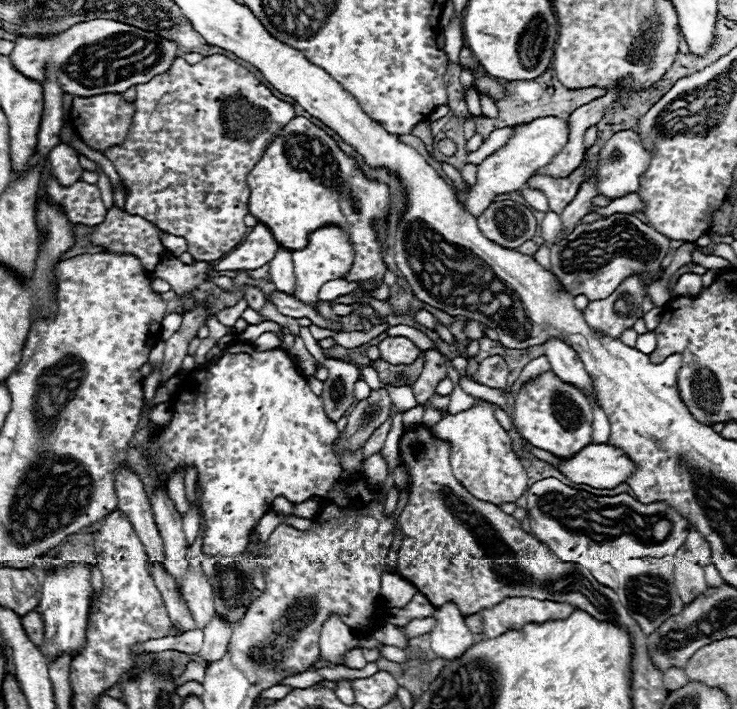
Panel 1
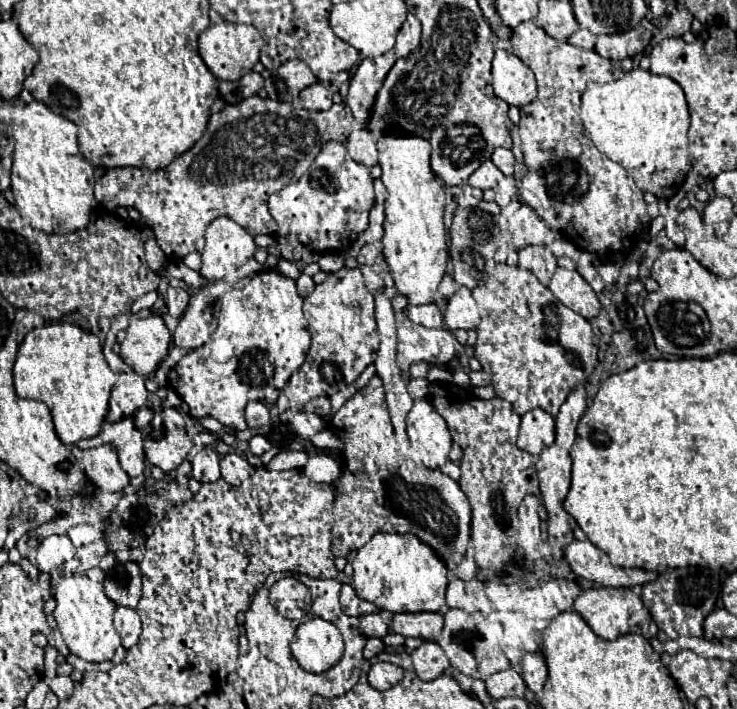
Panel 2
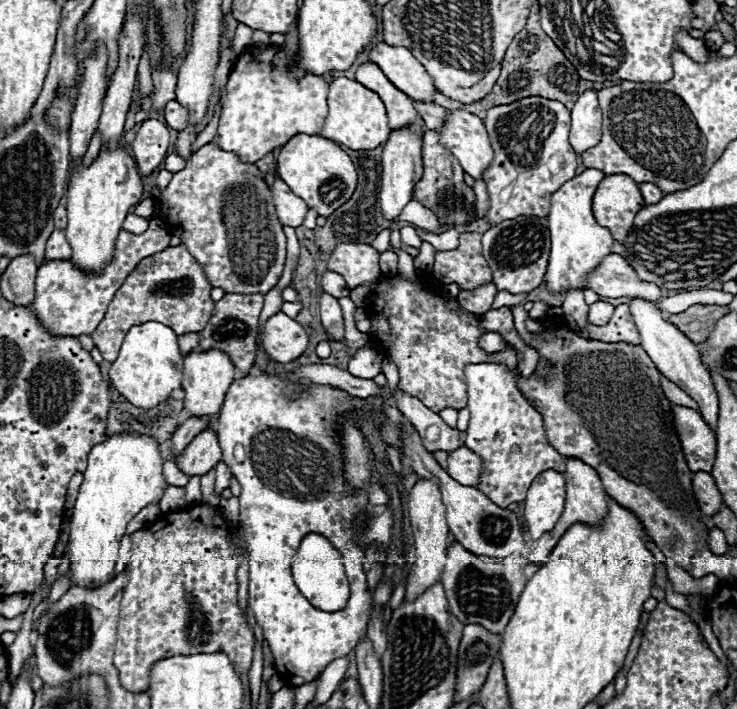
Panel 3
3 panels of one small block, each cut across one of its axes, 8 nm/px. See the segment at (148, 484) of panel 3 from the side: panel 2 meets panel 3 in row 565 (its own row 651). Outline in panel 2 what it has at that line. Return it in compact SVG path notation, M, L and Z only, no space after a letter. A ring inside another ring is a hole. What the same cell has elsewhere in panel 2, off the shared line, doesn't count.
M66 576L58 582L52 596L56 600L56 608L52 612L52 618L56 620L56 630L52 632L52 645L56 649L64 645L71 654L76 654L88 662L112 660L114 650L120 646L120 638L112 628L114 604L102 594L102 586L86 578Z

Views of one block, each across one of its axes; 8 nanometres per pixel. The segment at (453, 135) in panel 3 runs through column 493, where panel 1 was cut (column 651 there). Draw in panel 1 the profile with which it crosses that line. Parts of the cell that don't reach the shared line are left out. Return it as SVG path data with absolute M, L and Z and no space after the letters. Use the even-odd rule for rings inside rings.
M634 130L616 132L598 154L598 168L594 174L598 176L598 194L608 198L620 198L640 188L640 176L646 172L652 160L652 150L646 150L640 142L640 136Z

